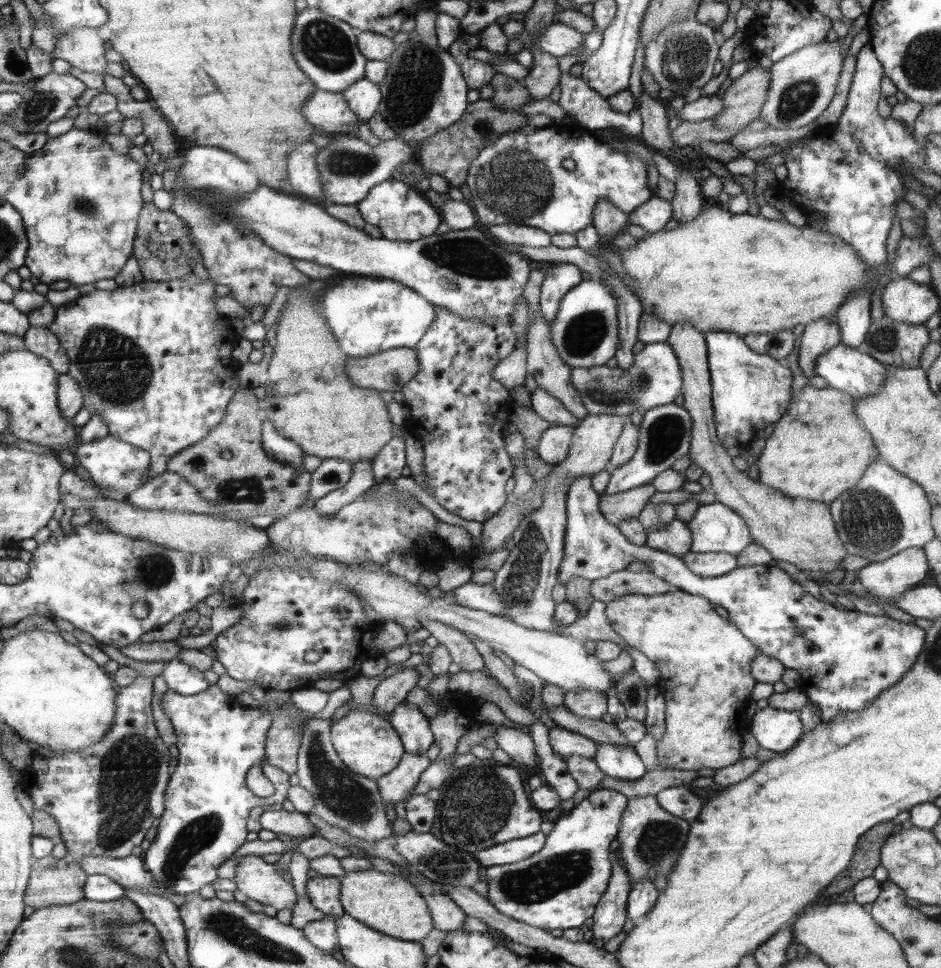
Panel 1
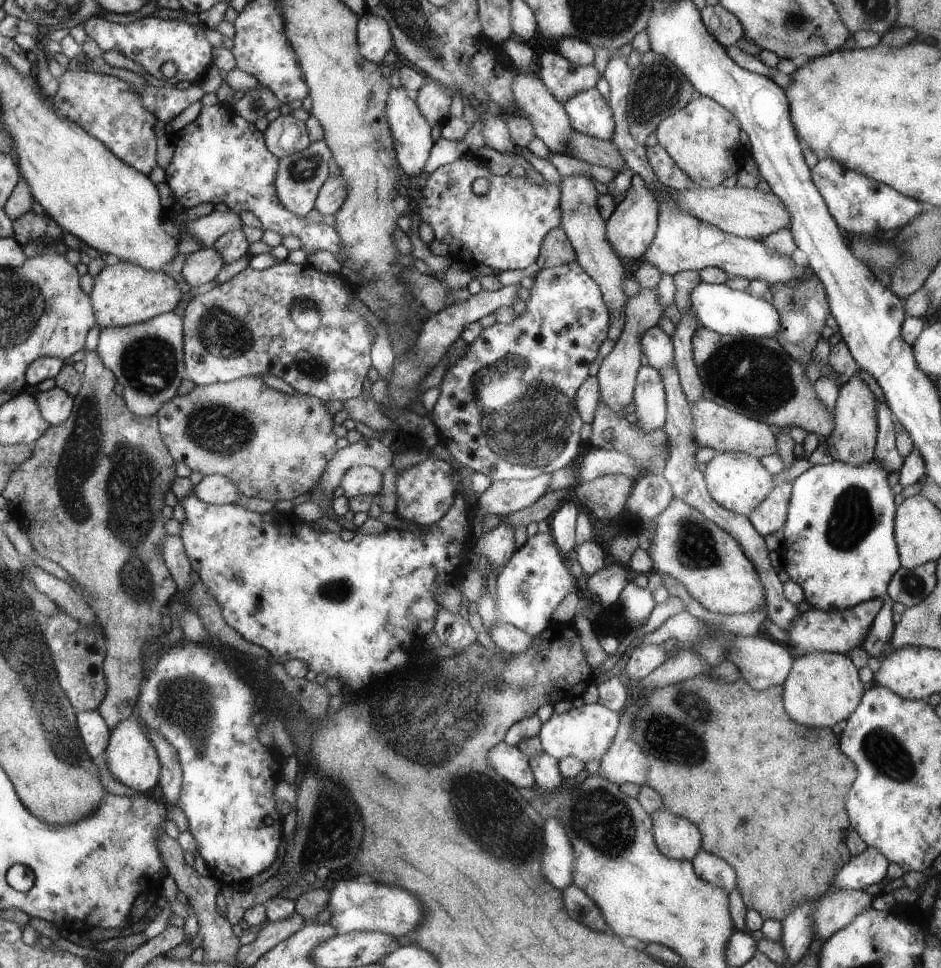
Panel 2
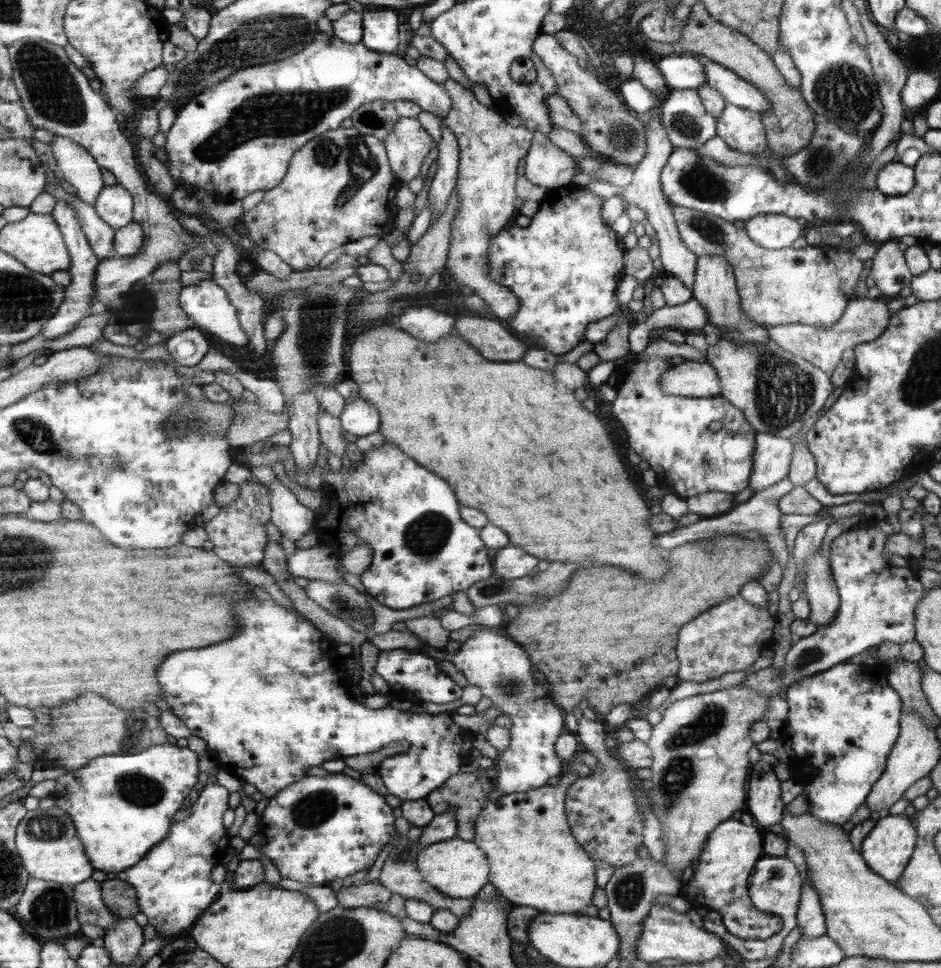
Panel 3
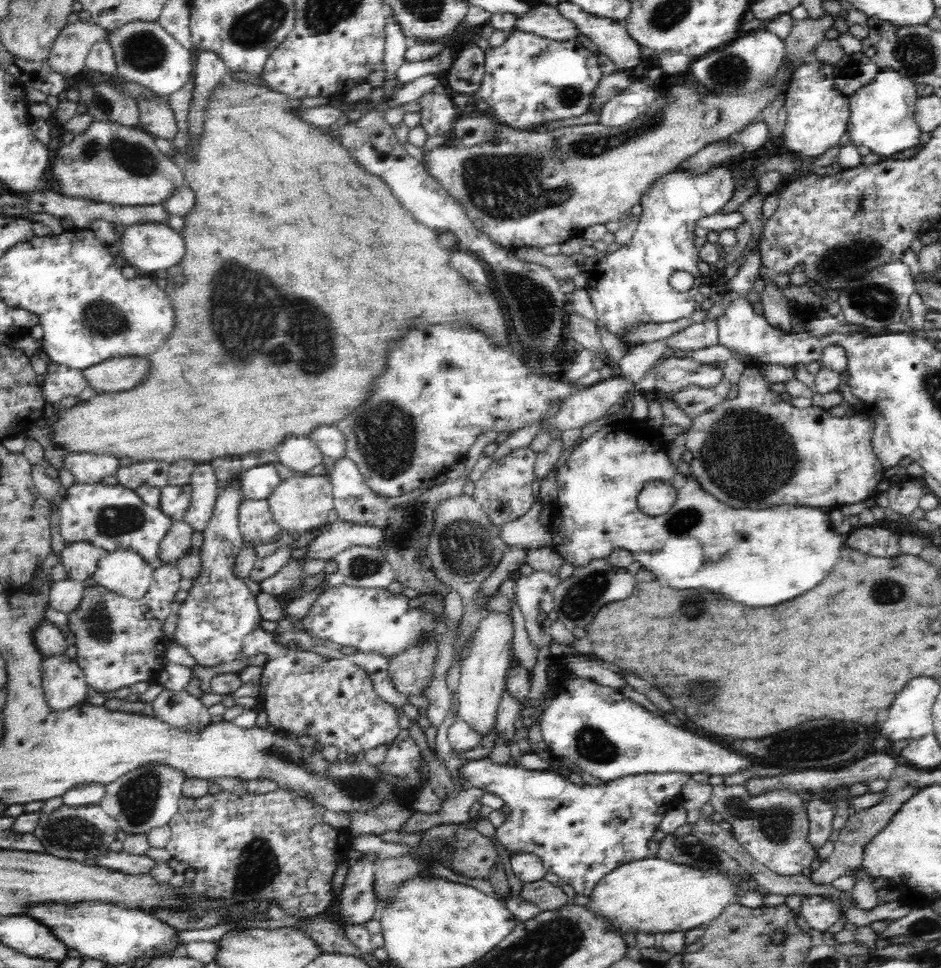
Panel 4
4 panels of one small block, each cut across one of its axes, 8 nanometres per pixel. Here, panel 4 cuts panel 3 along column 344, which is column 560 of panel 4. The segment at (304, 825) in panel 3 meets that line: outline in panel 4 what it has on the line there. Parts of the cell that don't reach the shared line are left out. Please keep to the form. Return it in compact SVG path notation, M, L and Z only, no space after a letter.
M489 757L482 759L472 759L467 760L465 764L460 766L459 776L463 780L470 782L472 786L476 788L482 788L485 792L496 794L504 800L506 806L512 808L510 814L505 815L505 821L496 829L496 836L501 842L504 848L507 848L508 851L515 852L515 854L520 854L520 852L527 852L527 854L532 854L541 858L543 866L546 867L546 870L557 874L562 881L562 884L570 884L580 895L590 895L596 883L603 877L606 876L609 872L612 872L615 868L618 868L620 865L632 863L638 860L643 860L649 858L650 850L648 850L648 841L652 838L654 831L659 827L659 824L662 820L662 816L670 810L670 808L676 808L676 802L680 798L680 791L684 784L690 781L692 774L687 772L666 772L666 773L652 773L648 774L636 774L634 776L622 776L621 778L616 778L612 782L607 782L606 786L604 785L590 785L586 783L585 785L579 786L570 782L570 780L563 775L554 774L554 771L548 770L524 770L520 765L508 766L503 764L496 764L490 761Z

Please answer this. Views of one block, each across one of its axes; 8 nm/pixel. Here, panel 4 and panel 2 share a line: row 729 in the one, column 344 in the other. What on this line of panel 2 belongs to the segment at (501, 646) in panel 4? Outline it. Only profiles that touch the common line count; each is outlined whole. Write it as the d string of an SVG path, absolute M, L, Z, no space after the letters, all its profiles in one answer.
M365 465L351 467L342 476L339 486L348 499L359 495L375 496L383 486L383 476L376 468Z

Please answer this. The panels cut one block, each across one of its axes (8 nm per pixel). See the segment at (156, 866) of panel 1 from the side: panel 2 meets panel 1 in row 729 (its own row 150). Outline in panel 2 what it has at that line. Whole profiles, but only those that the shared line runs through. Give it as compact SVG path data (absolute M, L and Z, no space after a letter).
M217 104L216 106L203 106L200 115L194 122L184 126L182 130L172 135L174 143L174 158L168 168L166 168L166 183L172 190L175 203L175 211L182 211L194 208L200 204L211 202L213 205L220 203L227 204L229 208L241 214L242 212L252 212L260 221L261 228L266 231L276 232L281 237L294 236L301 241L302 249L306 252L327 251L335 256L343 252L343 241L340 234L334 227L324 223L316 224L305 217L298 217L283 208L276 188L275 180L279 169L279 159L272 155L265 144L264 134L257 130L255 124L244 120L233 108L227 104Z

